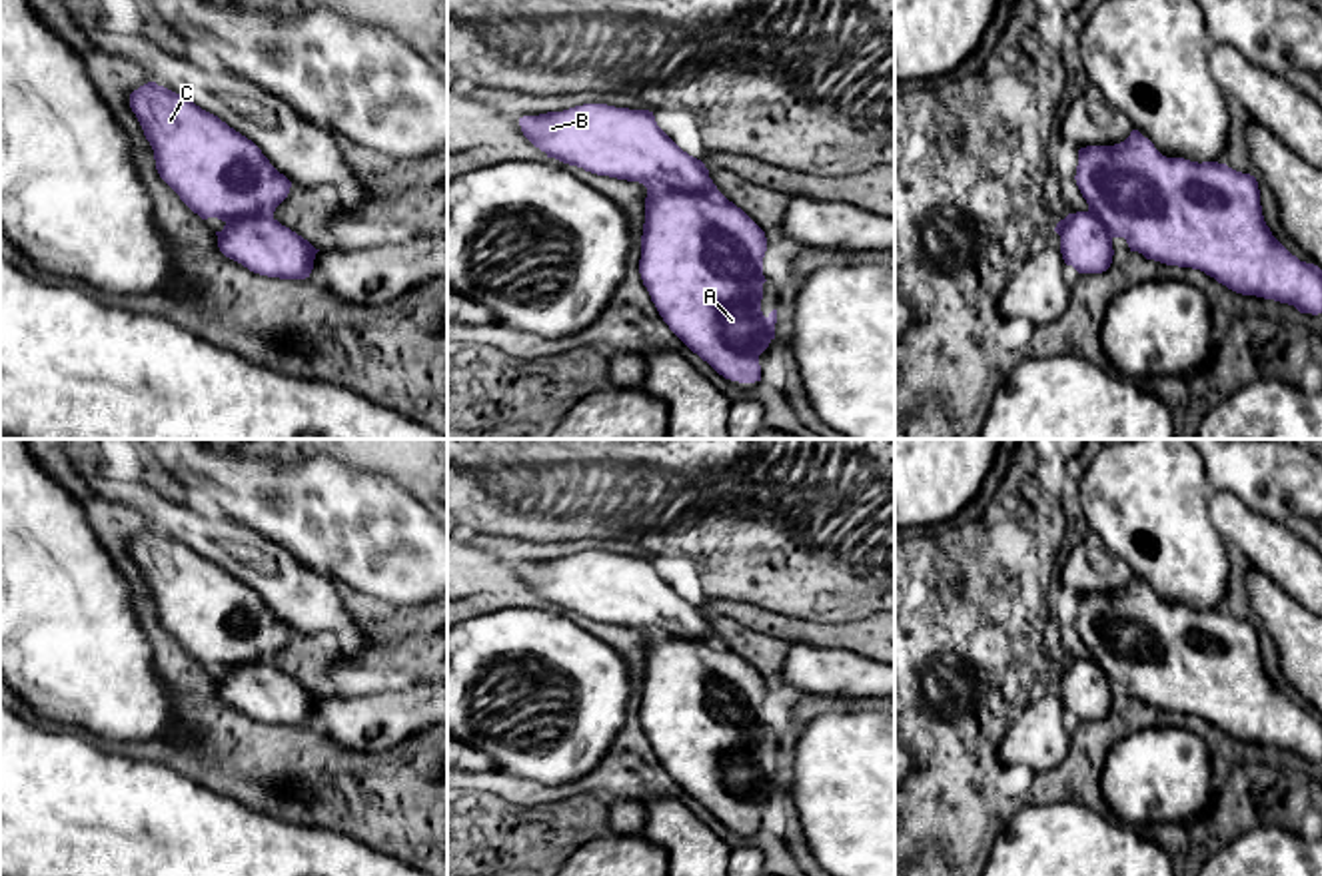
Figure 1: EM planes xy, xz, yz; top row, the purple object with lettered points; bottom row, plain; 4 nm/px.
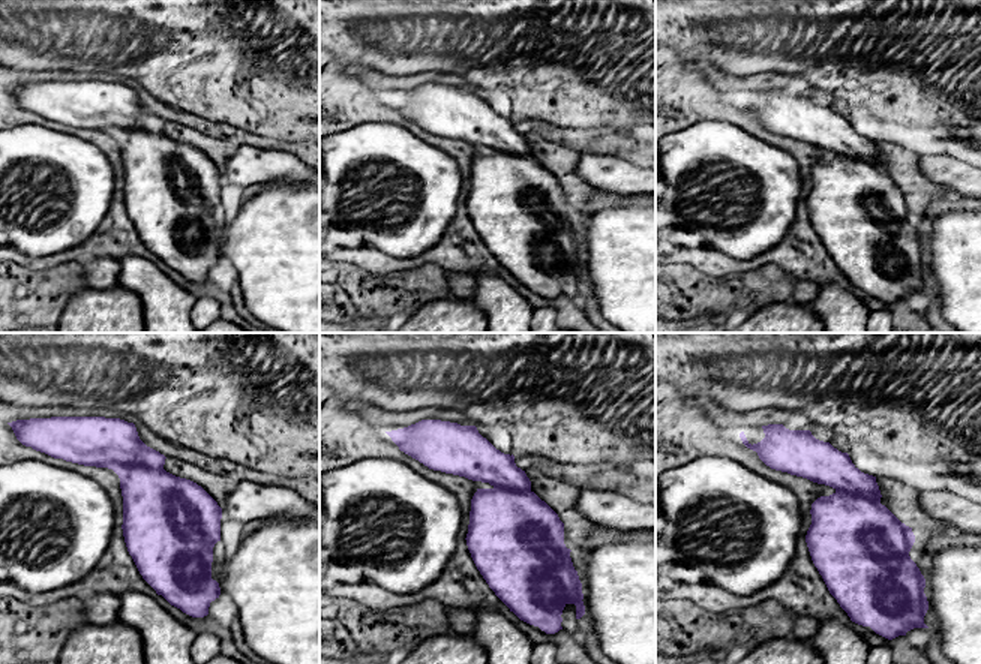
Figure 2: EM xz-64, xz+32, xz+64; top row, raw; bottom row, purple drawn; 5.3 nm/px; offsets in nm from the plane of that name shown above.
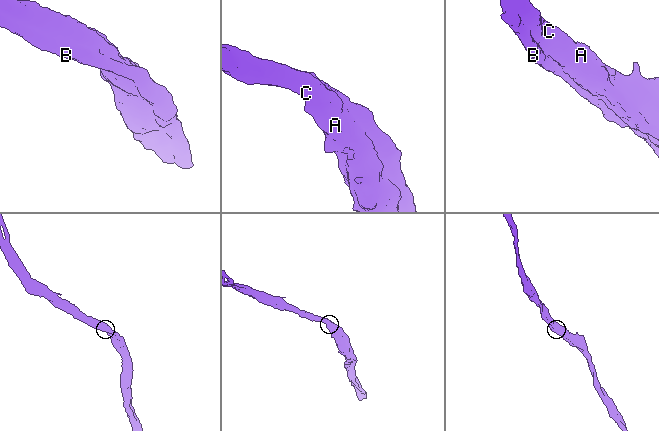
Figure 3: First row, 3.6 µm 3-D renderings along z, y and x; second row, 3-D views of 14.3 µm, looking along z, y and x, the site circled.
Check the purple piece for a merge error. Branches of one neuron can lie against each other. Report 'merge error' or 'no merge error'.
no merge error

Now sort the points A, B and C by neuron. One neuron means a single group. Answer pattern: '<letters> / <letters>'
A B C

